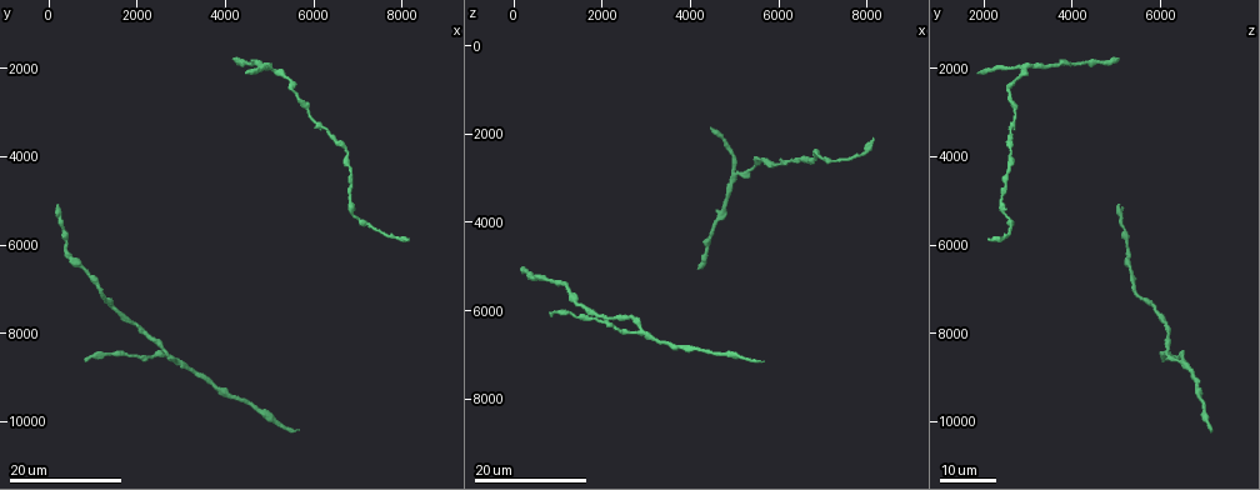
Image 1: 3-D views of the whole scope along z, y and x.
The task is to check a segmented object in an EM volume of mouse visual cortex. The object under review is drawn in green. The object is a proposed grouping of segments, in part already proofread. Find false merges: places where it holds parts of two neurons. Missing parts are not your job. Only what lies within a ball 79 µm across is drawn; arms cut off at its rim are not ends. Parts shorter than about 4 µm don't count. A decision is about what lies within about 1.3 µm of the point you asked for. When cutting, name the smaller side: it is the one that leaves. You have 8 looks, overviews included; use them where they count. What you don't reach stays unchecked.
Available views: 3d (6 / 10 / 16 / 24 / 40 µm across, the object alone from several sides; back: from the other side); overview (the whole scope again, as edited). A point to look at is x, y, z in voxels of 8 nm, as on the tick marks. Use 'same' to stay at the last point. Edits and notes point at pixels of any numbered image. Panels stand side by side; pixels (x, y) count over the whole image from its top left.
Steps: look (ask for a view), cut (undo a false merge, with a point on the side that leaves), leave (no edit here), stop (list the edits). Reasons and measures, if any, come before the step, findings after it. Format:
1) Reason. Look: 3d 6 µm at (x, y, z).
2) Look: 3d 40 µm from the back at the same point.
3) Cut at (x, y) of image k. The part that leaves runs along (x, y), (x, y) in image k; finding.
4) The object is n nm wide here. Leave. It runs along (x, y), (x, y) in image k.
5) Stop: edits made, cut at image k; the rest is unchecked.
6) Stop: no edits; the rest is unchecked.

Calibre changes. Look: 3d 16 µm at (6750, 4200, 2550).

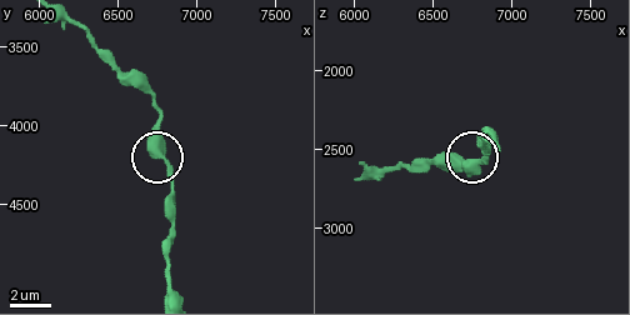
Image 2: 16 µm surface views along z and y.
Look: 3d 10 µm at the same point.

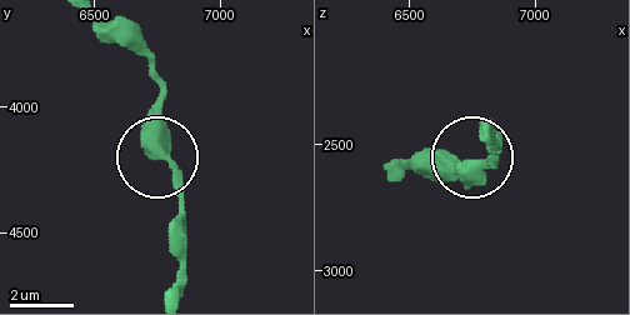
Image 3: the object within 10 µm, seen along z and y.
Leave. It runs along (103, 24), (149, 64), (183, 230) in image 3; all the same neuron.

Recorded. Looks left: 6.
Sudden change in width. Look: 3d 16 µm at (6400, 3600, 2600).

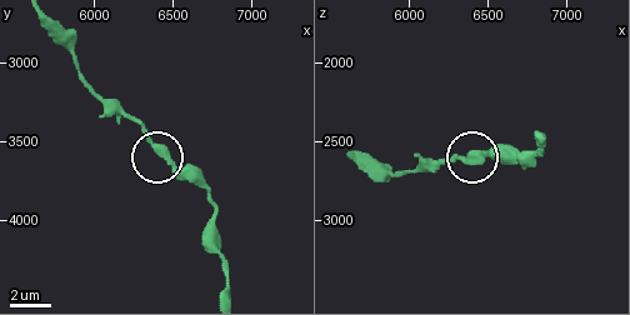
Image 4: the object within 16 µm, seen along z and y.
Look: 3d 10 µm at (6380, 3540, 2620).

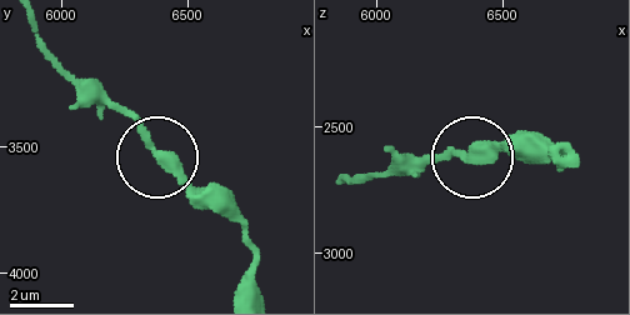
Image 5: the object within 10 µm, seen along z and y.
Leave. It runs along (29, 20), (225, 219) in image 5; one neuron here.

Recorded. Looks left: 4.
Look: 3d 24 µm at (5500, 2500, 2550).

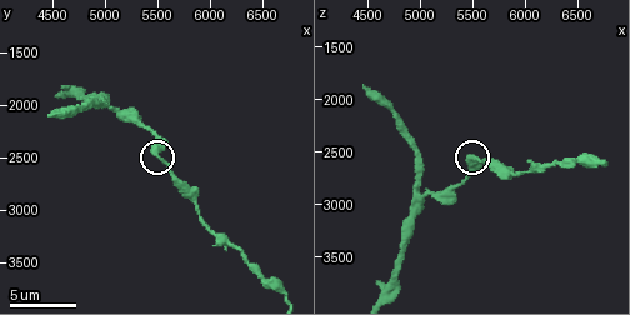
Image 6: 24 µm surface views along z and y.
Closer look. Look: 3d 6 µm at (5500, 2500, 2580).

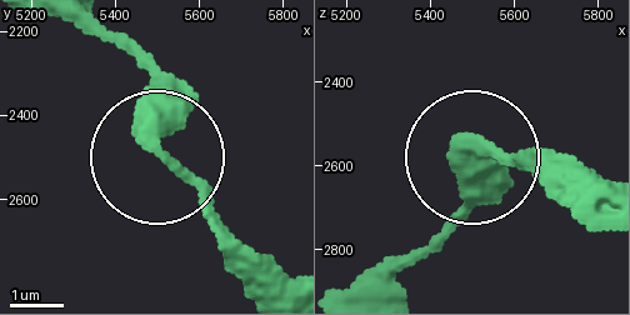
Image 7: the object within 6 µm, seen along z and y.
The object is 420 nm wide here. Leave. It runs along (409, 268), (454, 214), (471, 164), (579, 160) in image 7; continuous, no second neuron.

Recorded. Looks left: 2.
Calibre changes. Look: 3d 16 µm at (950, 6700, 5400).

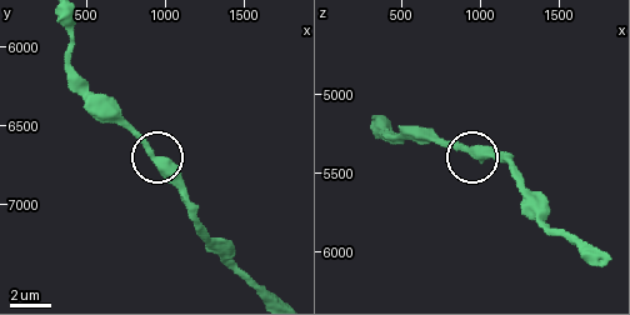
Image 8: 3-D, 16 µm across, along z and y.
Look: 3d 6 µm at (900, 6680, 5360).

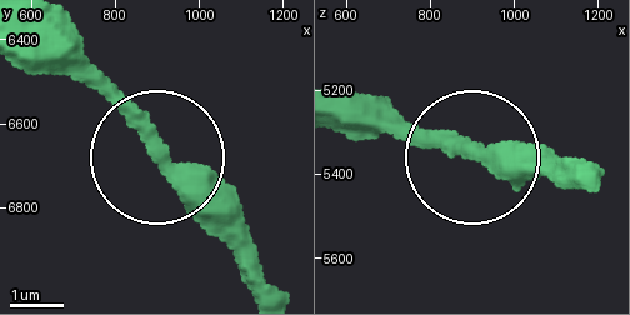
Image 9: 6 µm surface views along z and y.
The object is 310 nm wide here. Leave. One neuron here.

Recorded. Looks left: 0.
Stop: no edits; the rest is unchecked.

